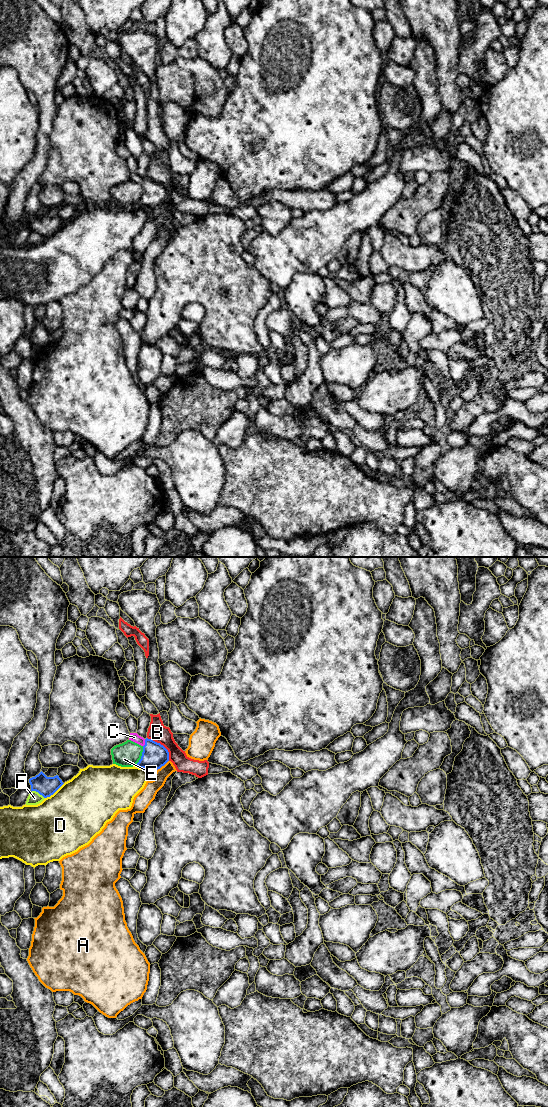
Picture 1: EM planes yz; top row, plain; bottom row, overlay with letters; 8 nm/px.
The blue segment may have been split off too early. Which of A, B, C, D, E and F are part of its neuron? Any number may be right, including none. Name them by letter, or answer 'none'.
C

